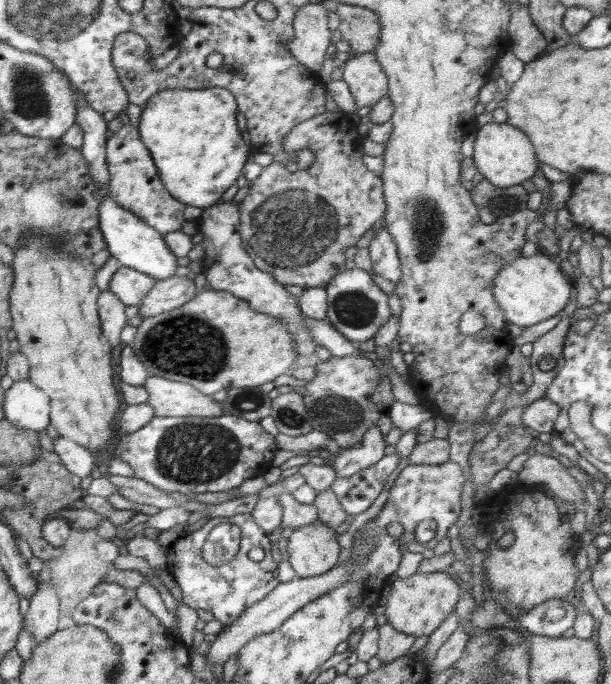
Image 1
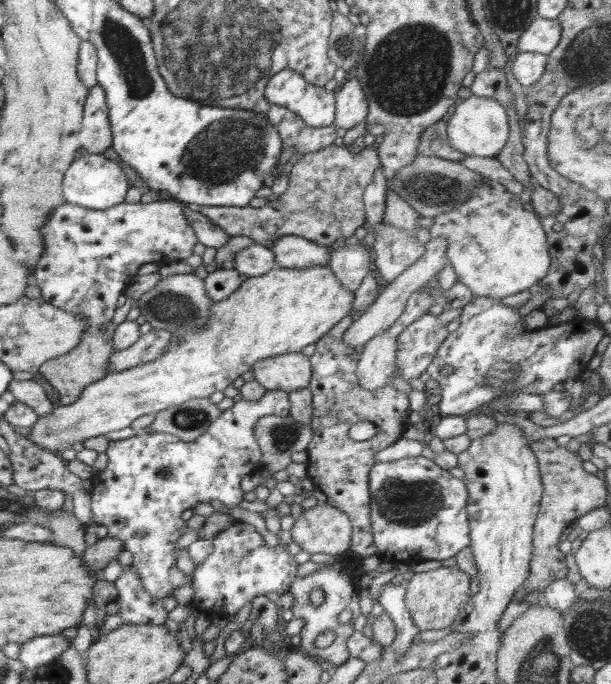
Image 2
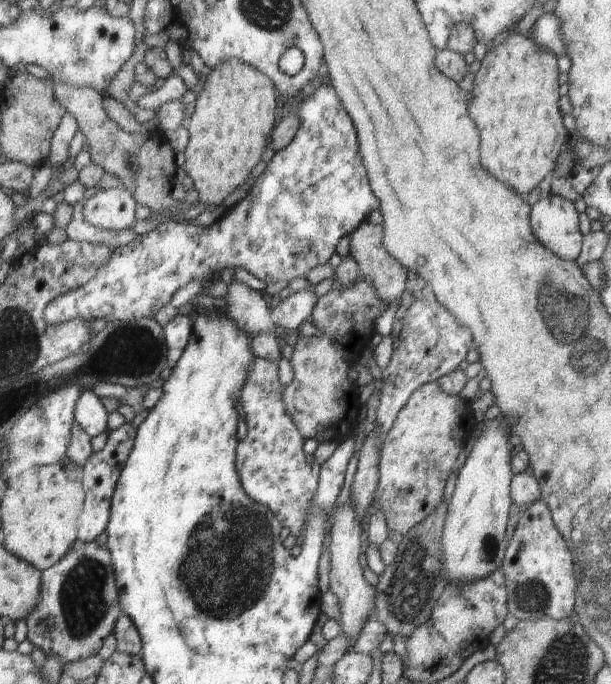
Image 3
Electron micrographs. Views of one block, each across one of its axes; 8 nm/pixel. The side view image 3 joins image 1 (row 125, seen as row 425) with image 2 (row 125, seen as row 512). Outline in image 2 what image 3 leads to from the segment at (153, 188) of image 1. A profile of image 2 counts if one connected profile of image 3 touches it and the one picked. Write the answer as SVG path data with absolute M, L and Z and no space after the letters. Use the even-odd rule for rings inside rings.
M96 83L89 88L83 104L79 145L86 152L101 154L112 144L112 131L105 90Z

